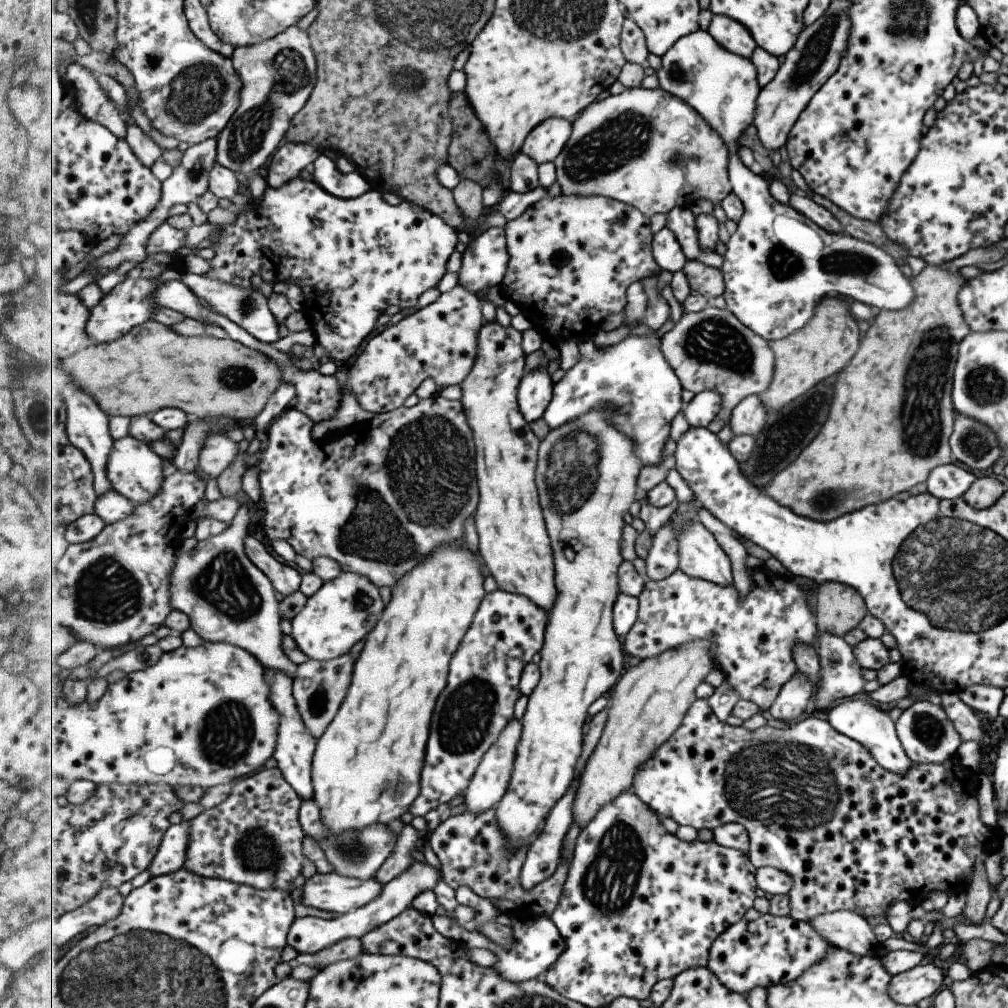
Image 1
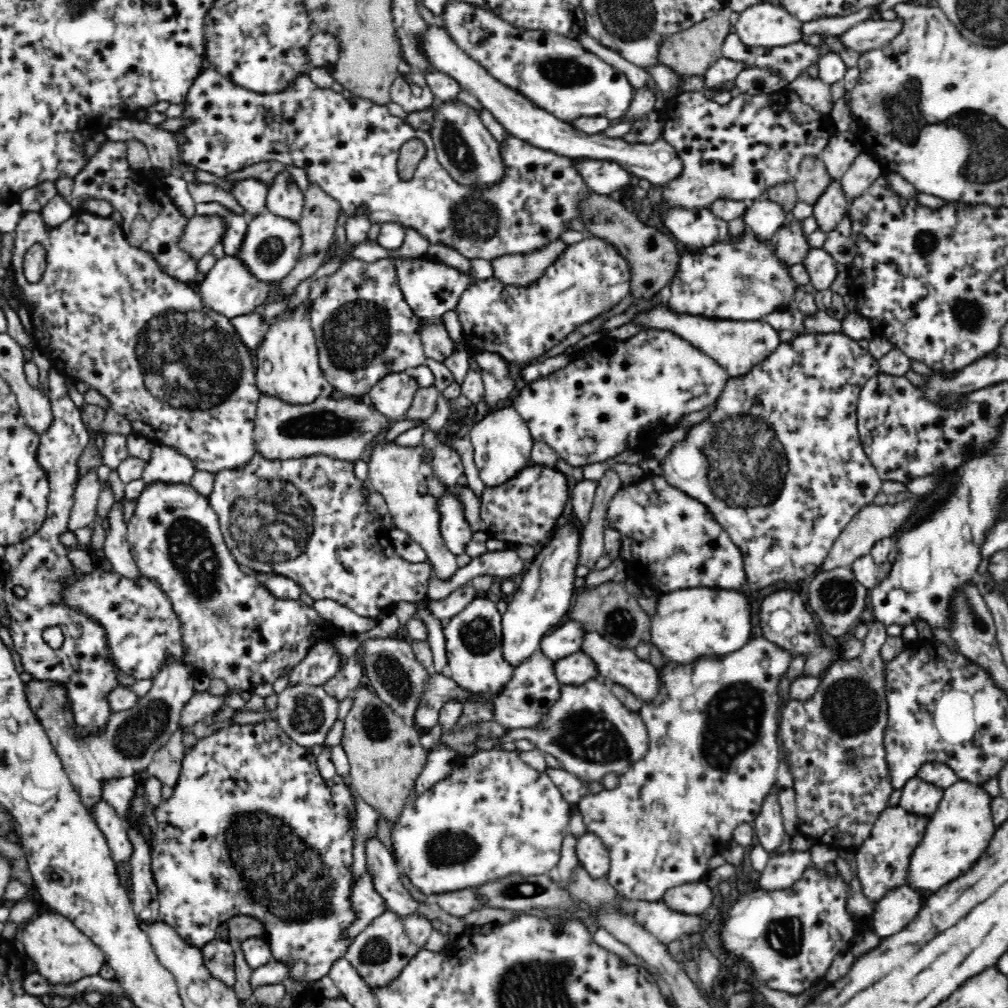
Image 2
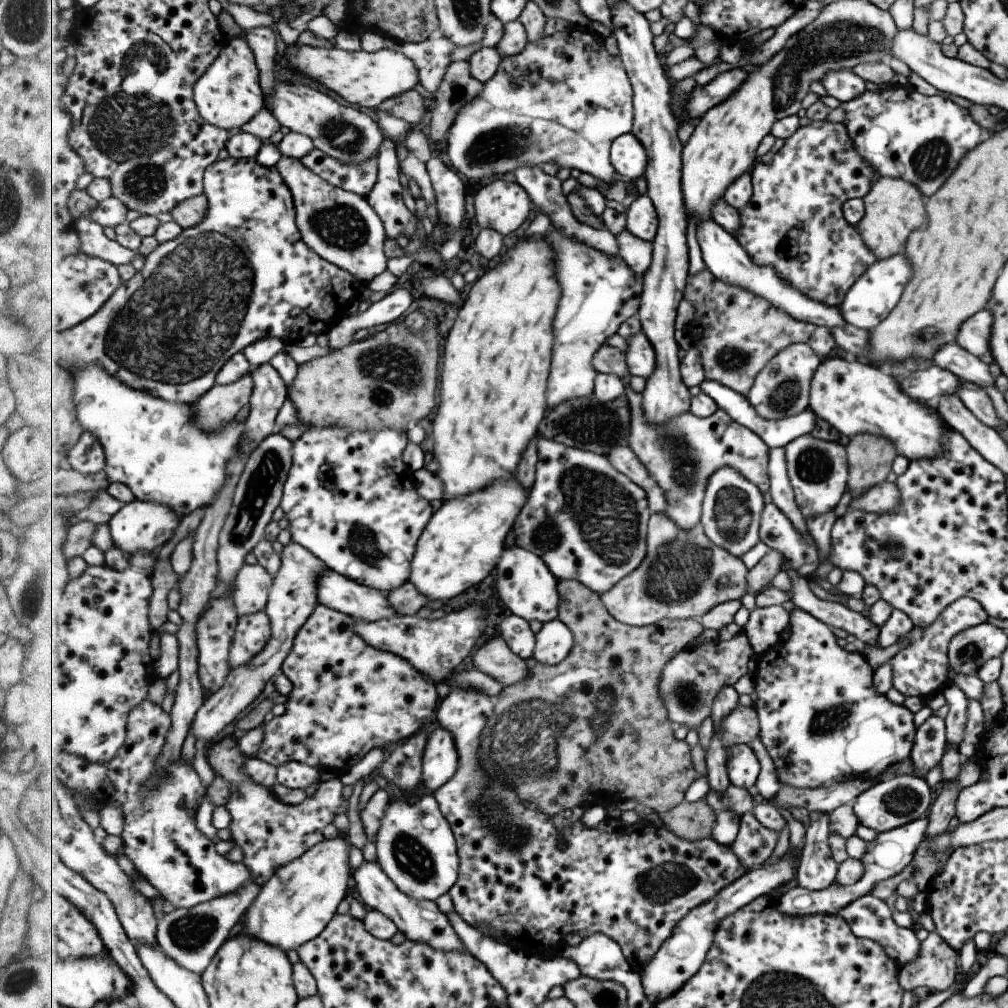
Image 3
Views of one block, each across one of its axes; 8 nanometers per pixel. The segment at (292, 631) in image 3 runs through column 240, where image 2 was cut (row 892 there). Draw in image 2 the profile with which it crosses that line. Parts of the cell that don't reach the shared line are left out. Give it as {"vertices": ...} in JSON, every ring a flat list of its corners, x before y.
{"vertices":[[703,879,672,887,667,890,662,899,666,899,666,903,678,911,698,914,708,910,714,904,714,890]]}

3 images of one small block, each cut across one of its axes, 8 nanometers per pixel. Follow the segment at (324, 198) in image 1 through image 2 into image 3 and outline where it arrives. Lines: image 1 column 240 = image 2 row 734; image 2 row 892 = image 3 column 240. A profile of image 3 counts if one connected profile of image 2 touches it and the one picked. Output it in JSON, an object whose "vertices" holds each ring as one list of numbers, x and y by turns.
{"vertices":[[229,156,226,159,218,160,204,172,204,193,208,196,209,208,208,215,204,221,201,221,201,224,185,229,181,236,177,236,175,240,159,243,159,246,147,258,145,268,137,271,131,280,124,281,117,289,116,294,108,300,108,303,84,323,69,330,64,330,60,327,57,329,40,329,36,352,31,354,31,356,35,356,40,361,45,361,47,364,59,362,69,372,93,364,100,366,109,372,111,376,117,377,120,381,123,380,131,388,145,390,153,396,163,397,166,401,194,406,197,425,204,429,205,432,217,433,224,429,226,425,232,423,237,418,237,414,247,404,250,404,251,397,255,392,255,381,251,373,233,384,216,384,217,375,220,374,221,369,233,356,238,352,244,351,250,344,264,338,280,338,285,344,296,345,307,334,315,334,316,336,329,334,330,330,337,323,350,316,349,308,351,308,351,304,355,300,359,302,358,298,359,294,361,294,361,288,367,288,368,286,359,282,352,272,325,260,303,240,301,231,296,223,297,211,293,193,276,166,267,168,267,166,257,162,257,157,236,159]]}

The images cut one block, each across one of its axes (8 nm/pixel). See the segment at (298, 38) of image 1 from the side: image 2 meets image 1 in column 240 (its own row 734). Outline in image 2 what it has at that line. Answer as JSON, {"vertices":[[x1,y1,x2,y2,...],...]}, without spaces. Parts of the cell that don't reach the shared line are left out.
{"vertices":[[166,655,166,660,160,666,160,672,154,678,151,690,141,698,132,710,114,712,106,735,93,735,81,738,74,731,72,713,64,689,52,683,40,683,33,678,27,684,28,701,36,717,45,729,46,735,54,745,55,751,62,760,64,769,75,790,79,792,84,805,89,808,102,798,102,783,104,779,136,776,144,772,152,762,157,750,160,750,172,734,179,728,181,710,196,693,195,672,192,667,186,667,174,655]]}

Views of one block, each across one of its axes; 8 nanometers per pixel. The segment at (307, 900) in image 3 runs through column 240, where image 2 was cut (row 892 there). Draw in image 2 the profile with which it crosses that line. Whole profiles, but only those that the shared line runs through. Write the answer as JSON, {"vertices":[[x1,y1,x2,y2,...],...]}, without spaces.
{"vertices":[[964,780,943,790,942,801,928,820,922,840,910,860,908,885,930,894,976,864,986,852,998,827,993,821,992,800,981,785]]}

